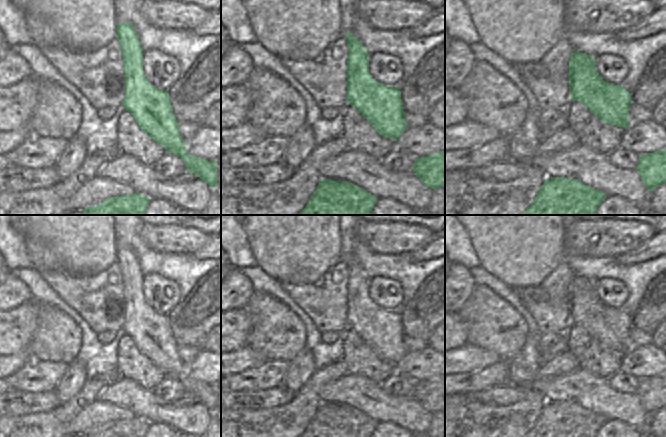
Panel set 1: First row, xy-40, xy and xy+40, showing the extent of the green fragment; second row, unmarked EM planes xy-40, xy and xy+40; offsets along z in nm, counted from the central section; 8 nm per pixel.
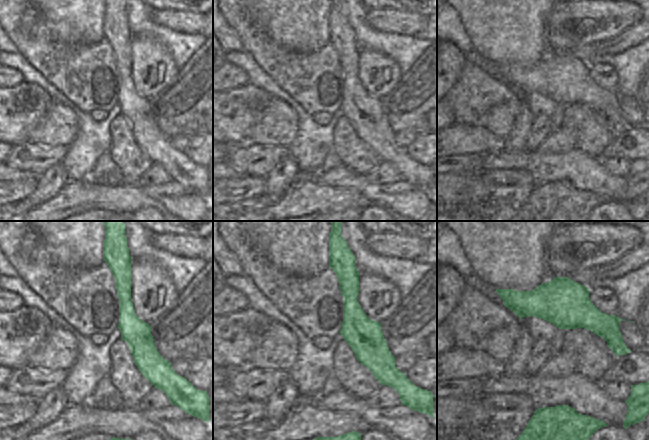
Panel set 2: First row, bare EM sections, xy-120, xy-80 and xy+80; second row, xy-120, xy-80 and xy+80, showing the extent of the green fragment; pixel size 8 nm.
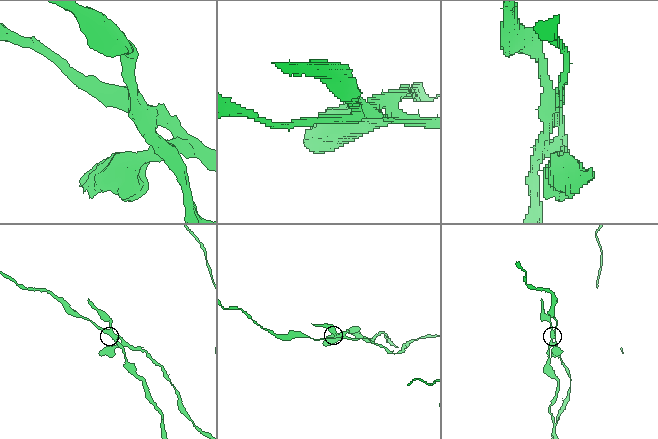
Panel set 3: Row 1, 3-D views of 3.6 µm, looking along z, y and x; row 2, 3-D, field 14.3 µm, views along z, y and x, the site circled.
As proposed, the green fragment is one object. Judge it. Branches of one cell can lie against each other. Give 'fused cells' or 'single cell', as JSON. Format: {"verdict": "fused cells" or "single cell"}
{"verdict": "fused cells"}

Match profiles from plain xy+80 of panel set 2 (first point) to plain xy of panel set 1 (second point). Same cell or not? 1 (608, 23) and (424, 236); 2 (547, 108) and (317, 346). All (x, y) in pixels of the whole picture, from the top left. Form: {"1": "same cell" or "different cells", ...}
{"1": "same cell", "2": "different cells"}

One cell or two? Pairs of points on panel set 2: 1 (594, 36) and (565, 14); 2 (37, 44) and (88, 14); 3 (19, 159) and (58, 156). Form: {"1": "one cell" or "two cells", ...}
{"1": "one cell", "2": "two cells", "3": "one cell"}

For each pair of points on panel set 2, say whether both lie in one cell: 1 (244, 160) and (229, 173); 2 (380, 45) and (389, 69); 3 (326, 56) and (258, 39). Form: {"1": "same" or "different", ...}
{"1": "different", "2": "different", "3": "same"}

